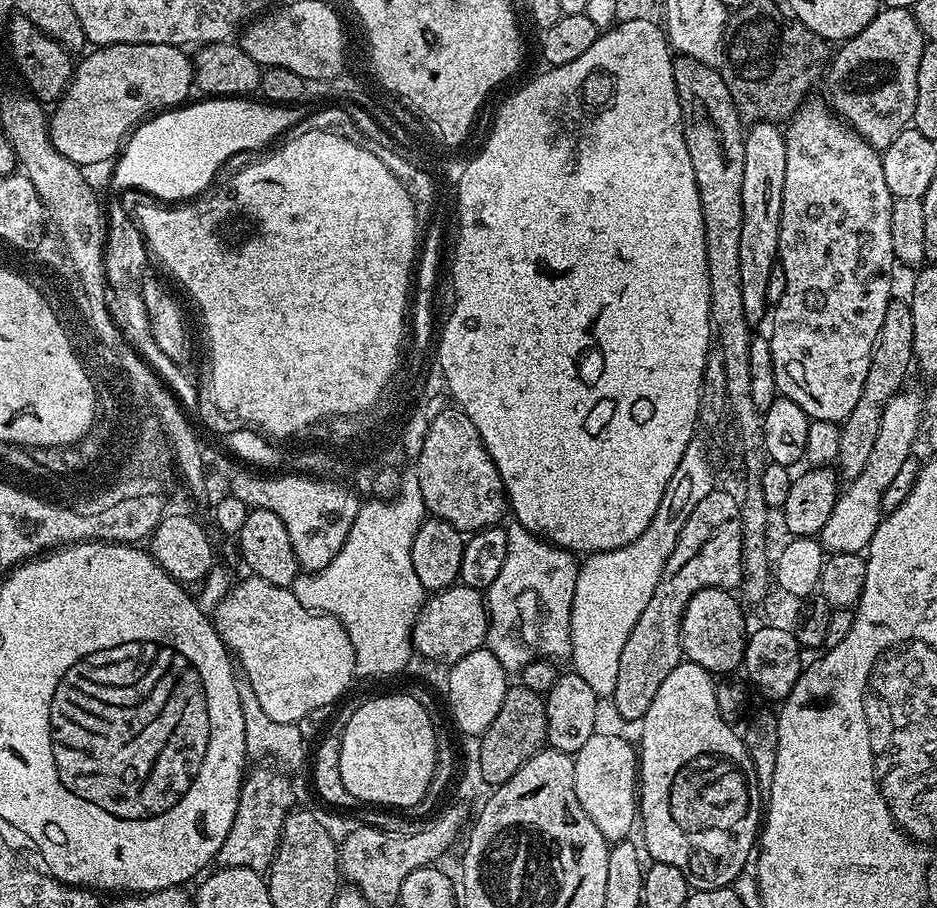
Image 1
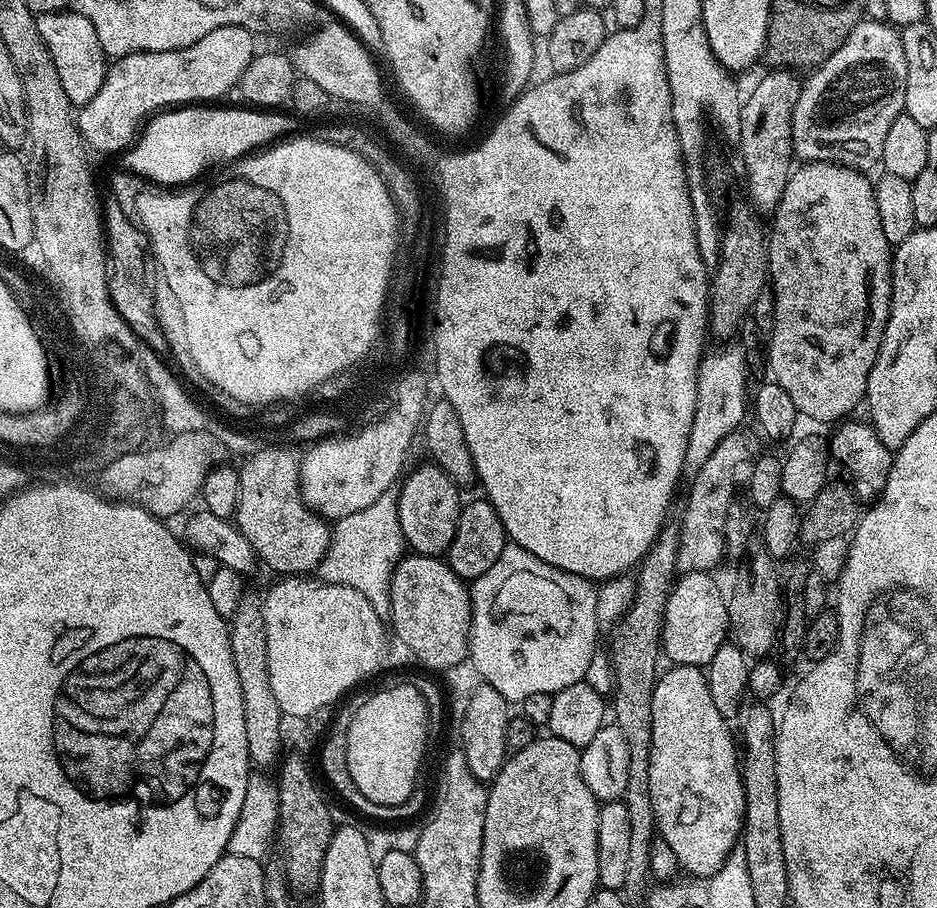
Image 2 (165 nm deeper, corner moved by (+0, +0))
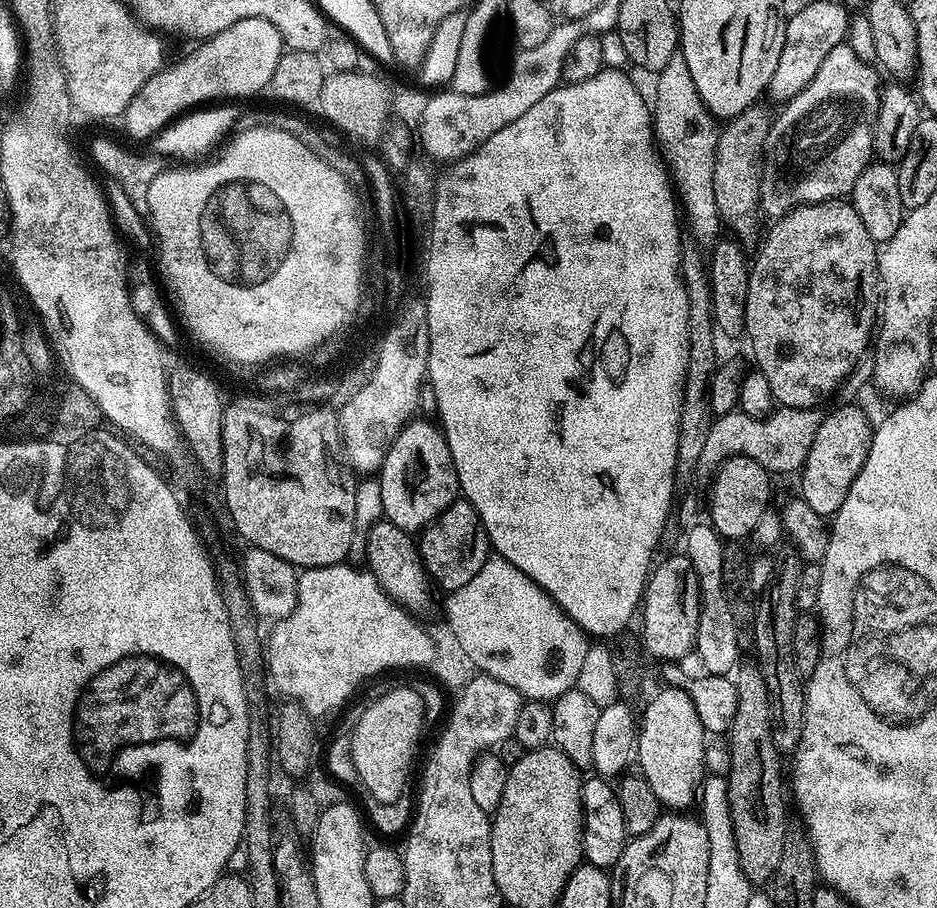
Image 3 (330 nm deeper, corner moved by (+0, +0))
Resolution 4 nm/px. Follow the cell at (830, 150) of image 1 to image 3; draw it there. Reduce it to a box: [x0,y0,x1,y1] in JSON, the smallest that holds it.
[743,198,882,408]

